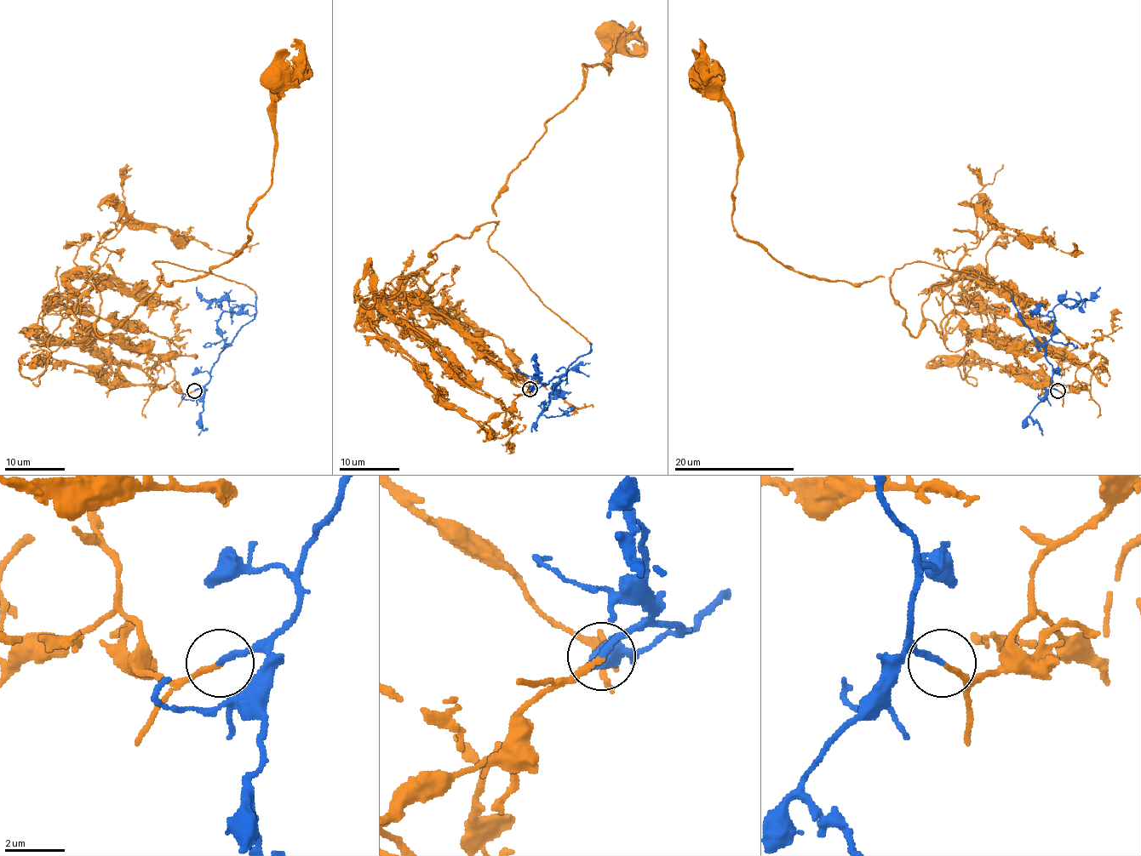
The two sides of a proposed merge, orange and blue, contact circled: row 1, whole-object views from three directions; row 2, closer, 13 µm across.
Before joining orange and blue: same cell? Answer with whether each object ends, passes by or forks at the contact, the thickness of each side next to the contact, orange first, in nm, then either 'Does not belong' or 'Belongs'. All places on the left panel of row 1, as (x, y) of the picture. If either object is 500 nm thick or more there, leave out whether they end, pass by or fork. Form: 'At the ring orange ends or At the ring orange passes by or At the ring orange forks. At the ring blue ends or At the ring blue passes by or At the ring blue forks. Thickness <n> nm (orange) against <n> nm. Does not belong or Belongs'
At the ring orange ends. At the ring blue ends. Thickness 170 nm (orange) against 200 nm. Belongs

